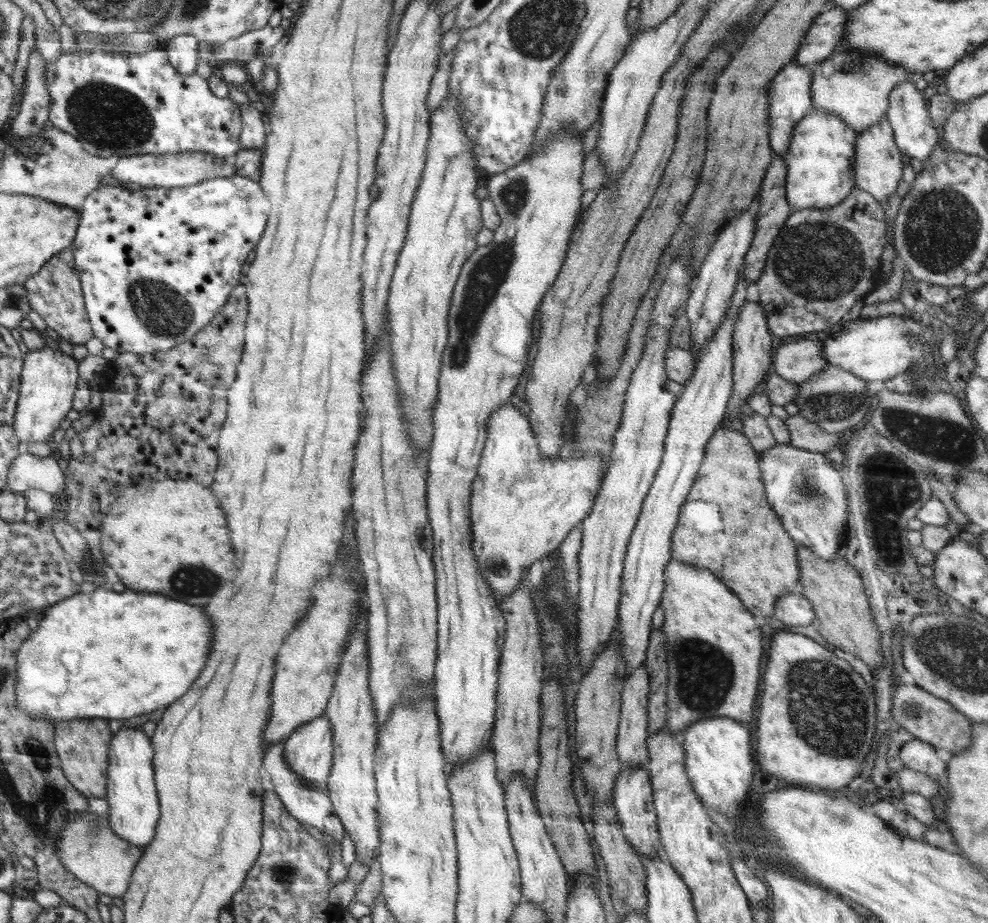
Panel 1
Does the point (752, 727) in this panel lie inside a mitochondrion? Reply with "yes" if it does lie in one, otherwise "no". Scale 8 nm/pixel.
no

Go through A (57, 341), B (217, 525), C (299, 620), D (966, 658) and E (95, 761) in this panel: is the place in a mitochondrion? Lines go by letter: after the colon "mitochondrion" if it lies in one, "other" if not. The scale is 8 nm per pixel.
A: other
B: other
C: other
D: mitochondrion
E: other

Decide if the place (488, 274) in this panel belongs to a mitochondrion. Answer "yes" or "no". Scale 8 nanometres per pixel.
yes

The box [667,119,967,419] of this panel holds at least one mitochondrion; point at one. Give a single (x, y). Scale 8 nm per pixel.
(821, 261)

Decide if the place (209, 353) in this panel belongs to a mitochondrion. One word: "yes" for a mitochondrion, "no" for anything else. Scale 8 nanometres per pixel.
yes

